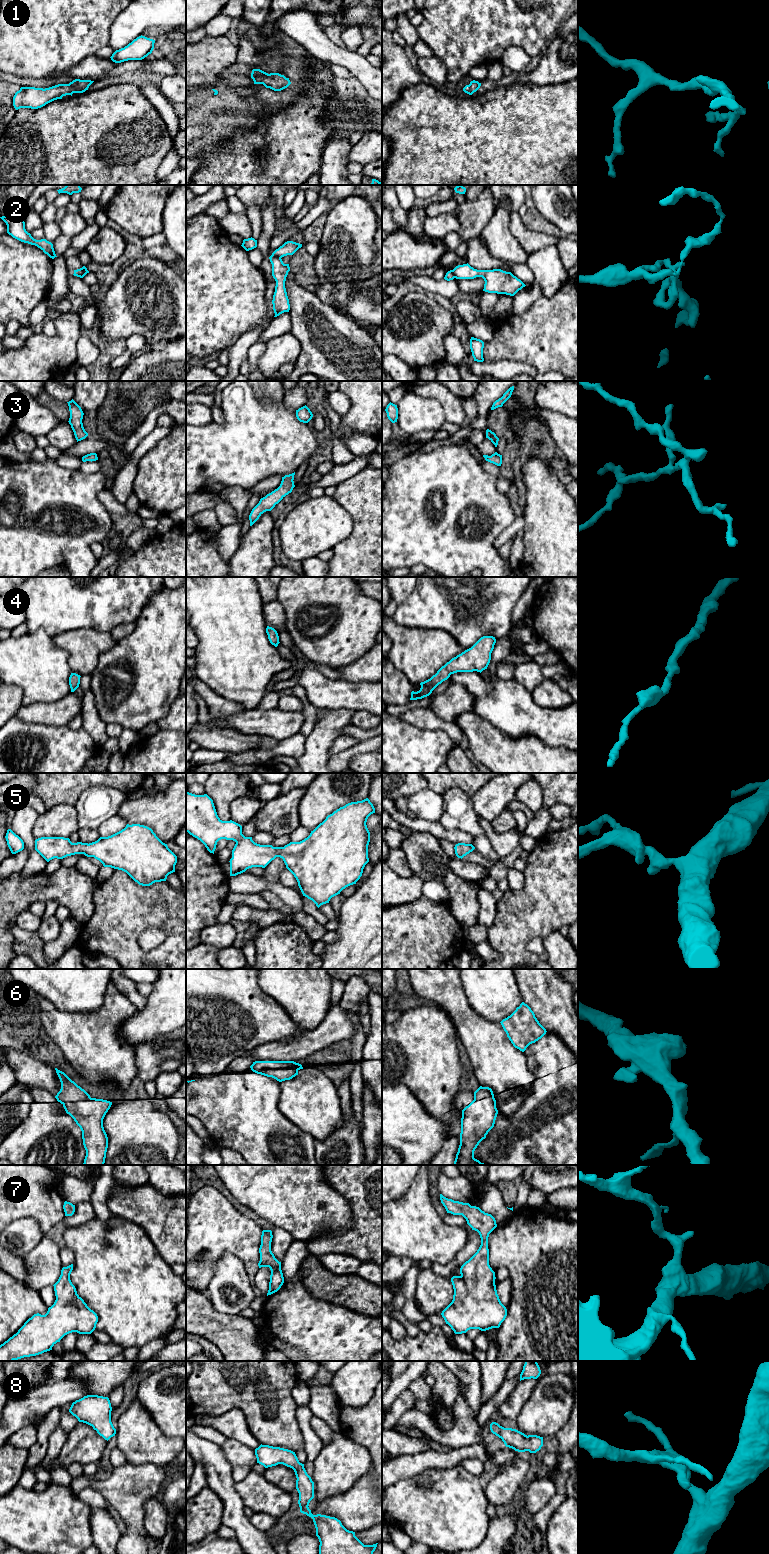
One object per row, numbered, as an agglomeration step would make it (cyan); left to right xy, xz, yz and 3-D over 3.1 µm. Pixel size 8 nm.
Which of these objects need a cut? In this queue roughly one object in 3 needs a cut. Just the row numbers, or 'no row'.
2

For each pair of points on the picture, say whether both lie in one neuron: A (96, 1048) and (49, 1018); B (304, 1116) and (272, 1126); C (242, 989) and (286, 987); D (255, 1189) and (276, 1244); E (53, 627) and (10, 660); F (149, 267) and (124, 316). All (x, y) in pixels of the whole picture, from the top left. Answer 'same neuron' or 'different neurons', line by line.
A: same neuron
B: different neurons
C: different neurons
D: different neurons
E: different neurons
F: same neuron

